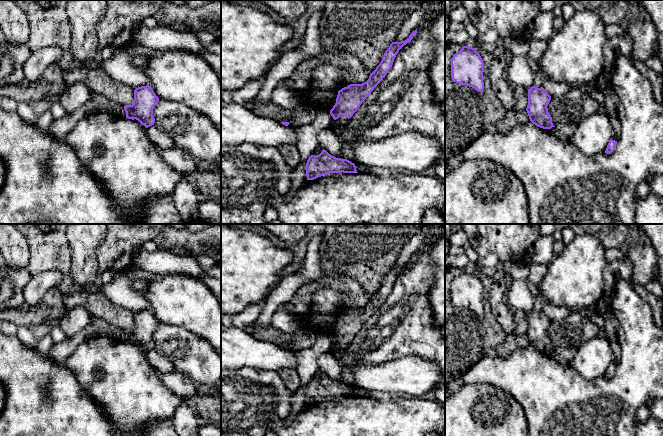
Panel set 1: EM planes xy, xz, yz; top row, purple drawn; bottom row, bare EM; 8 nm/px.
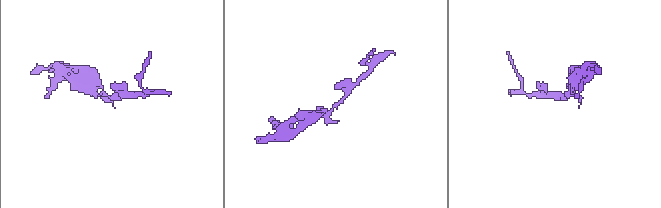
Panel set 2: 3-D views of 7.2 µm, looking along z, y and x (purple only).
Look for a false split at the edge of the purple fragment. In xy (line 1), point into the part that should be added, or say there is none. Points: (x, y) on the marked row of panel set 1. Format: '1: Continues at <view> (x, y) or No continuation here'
1: No continuation here

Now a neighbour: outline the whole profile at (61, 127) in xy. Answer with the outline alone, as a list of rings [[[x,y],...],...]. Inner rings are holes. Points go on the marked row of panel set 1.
[[[93,91],[90,102],[86,106],[75,112],[67,113],[60,119],[55,119],[47,131],[50,135],[62,141],[83,117],[96,112],[107,112],[126,117],[123,105],[111,101],[104,95]]]

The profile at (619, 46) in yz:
[[[629,34],[608,38],[604,46],[604,73],[611,74],[619,57],[630,57],[633,39]]]

